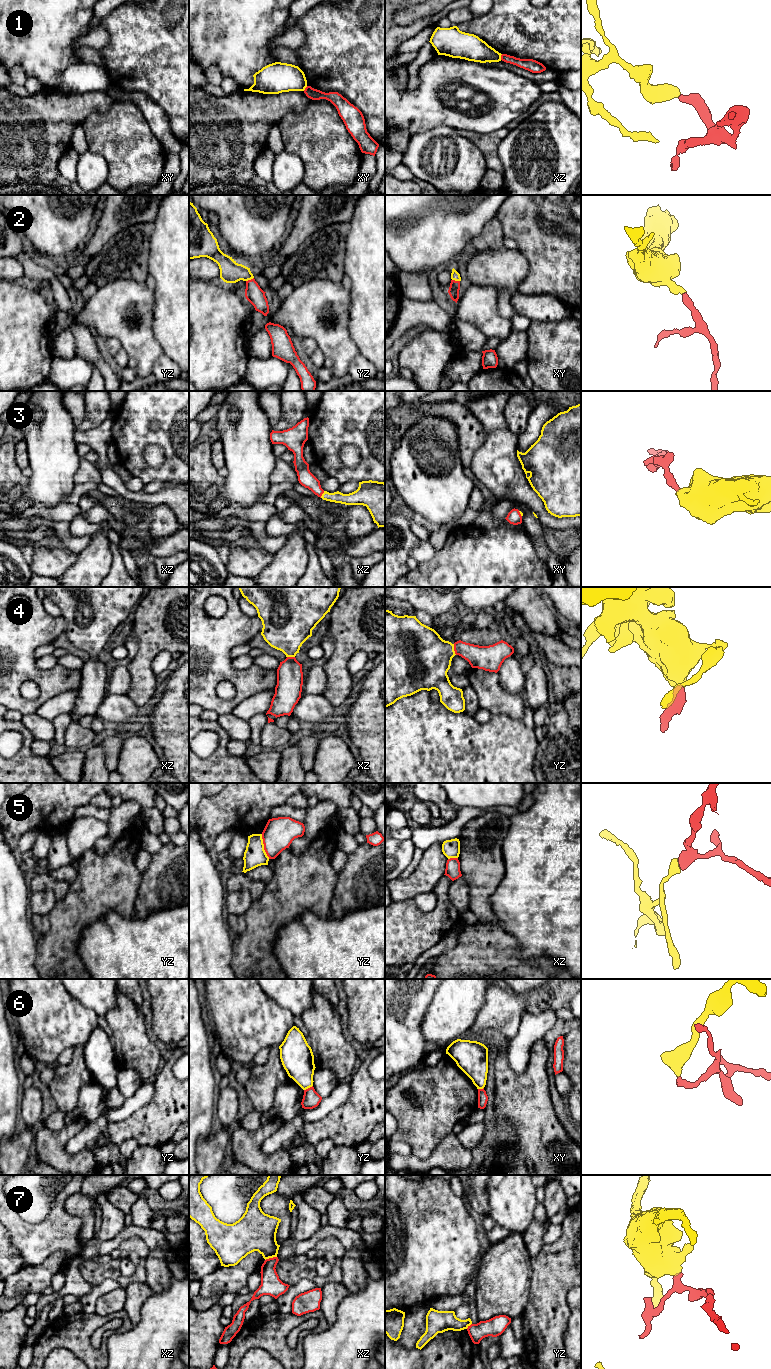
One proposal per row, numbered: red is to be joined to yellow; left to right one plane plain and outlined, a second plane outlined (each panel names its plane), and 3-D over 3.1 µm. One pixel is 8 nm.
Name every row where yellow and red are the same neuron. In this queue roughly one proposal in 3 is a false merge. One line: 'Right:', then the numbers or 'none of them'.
Right: 2, 3, 4

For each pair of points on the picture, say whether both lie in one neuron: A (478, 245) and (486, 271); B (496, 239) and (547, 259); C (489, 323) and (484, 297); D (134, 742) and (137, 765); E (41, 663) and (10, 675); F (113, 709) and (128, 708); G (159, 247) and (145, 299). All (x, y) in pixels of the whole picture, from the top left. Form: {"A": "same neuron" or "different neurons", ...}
{"A": "different neurons", "B": "different neurons", "C": "same neuron", "D": "same neuron", "E": "different neurons", "F": "same neuron", "G": "different neurons"}

